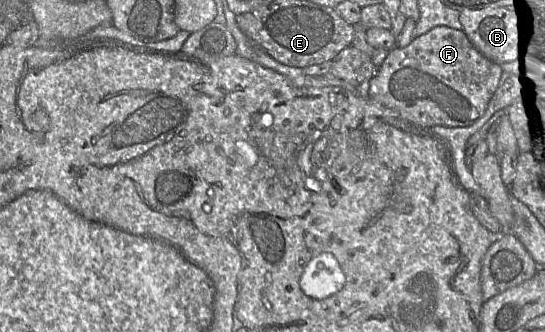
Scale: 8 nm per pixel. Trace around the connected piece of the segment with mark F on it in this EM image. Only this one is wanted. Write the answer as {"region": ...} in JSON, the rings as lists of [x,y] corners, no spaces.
{"region":[[[437,26],[413,39],[404,48],[395,46],[376,73],[364,87],[370,100],[397,111],[415,126],[430,129],[435,126],[464,128],[478,120],[498,88],[502,67],[481,54],[469,41],[463,30]]]}

